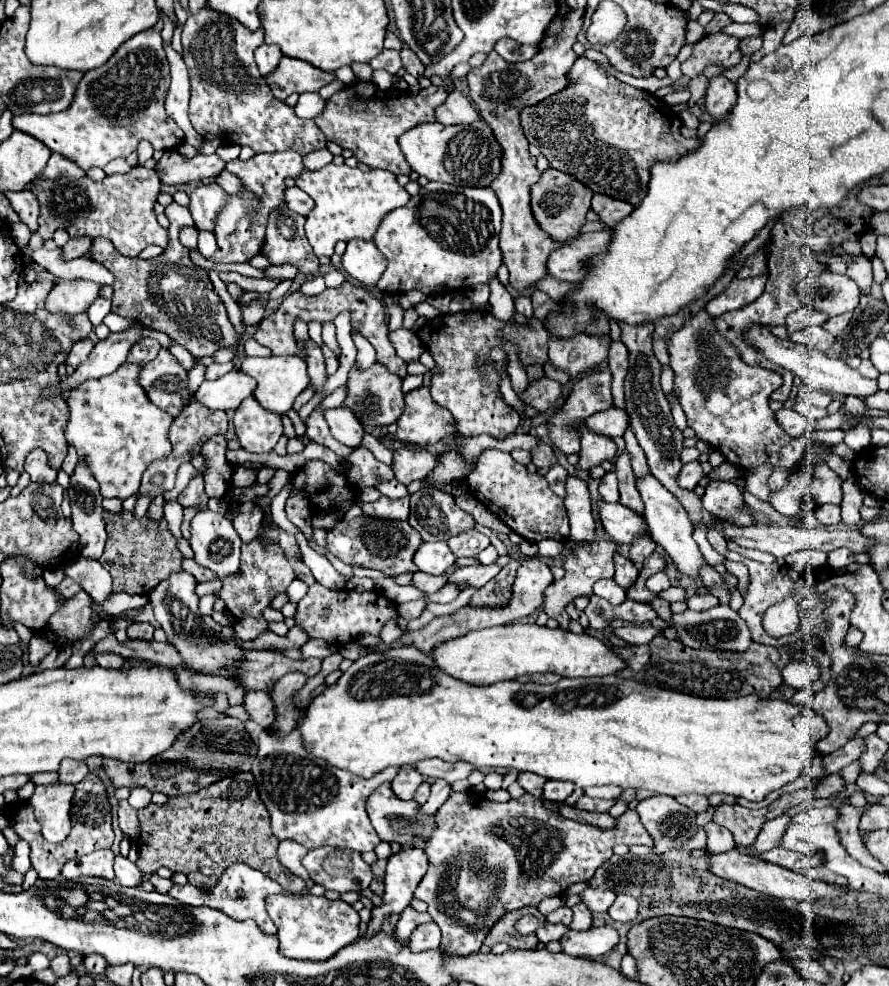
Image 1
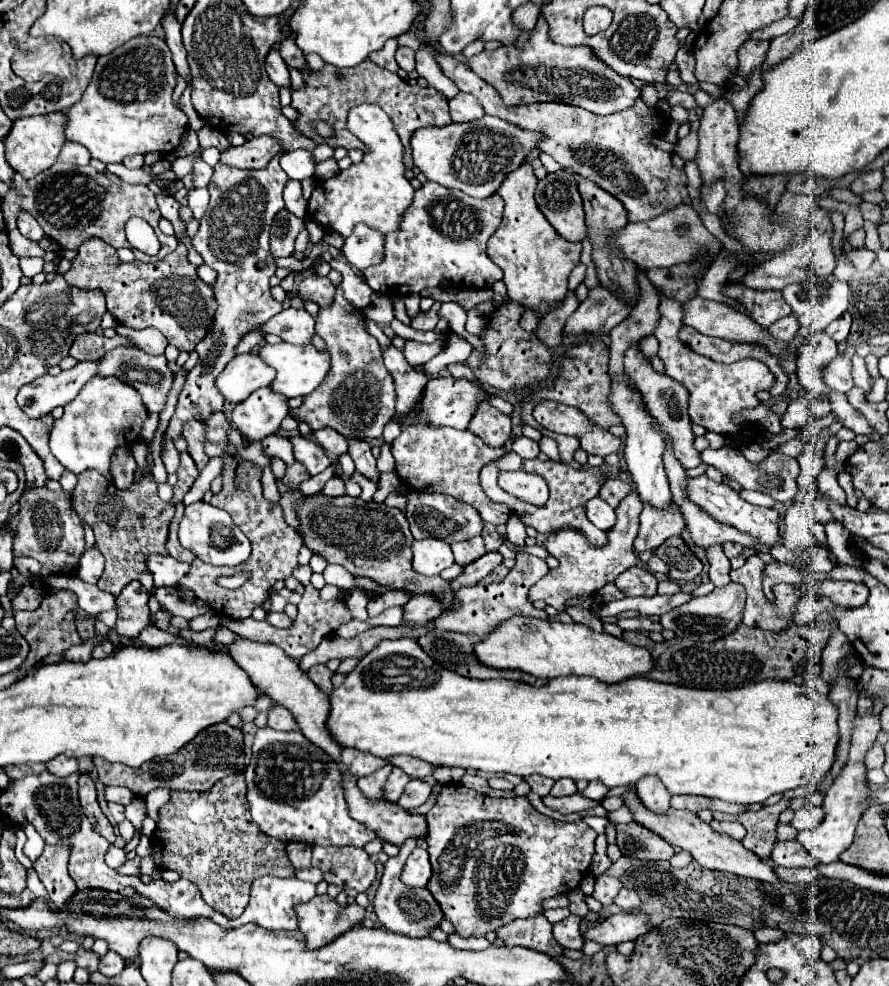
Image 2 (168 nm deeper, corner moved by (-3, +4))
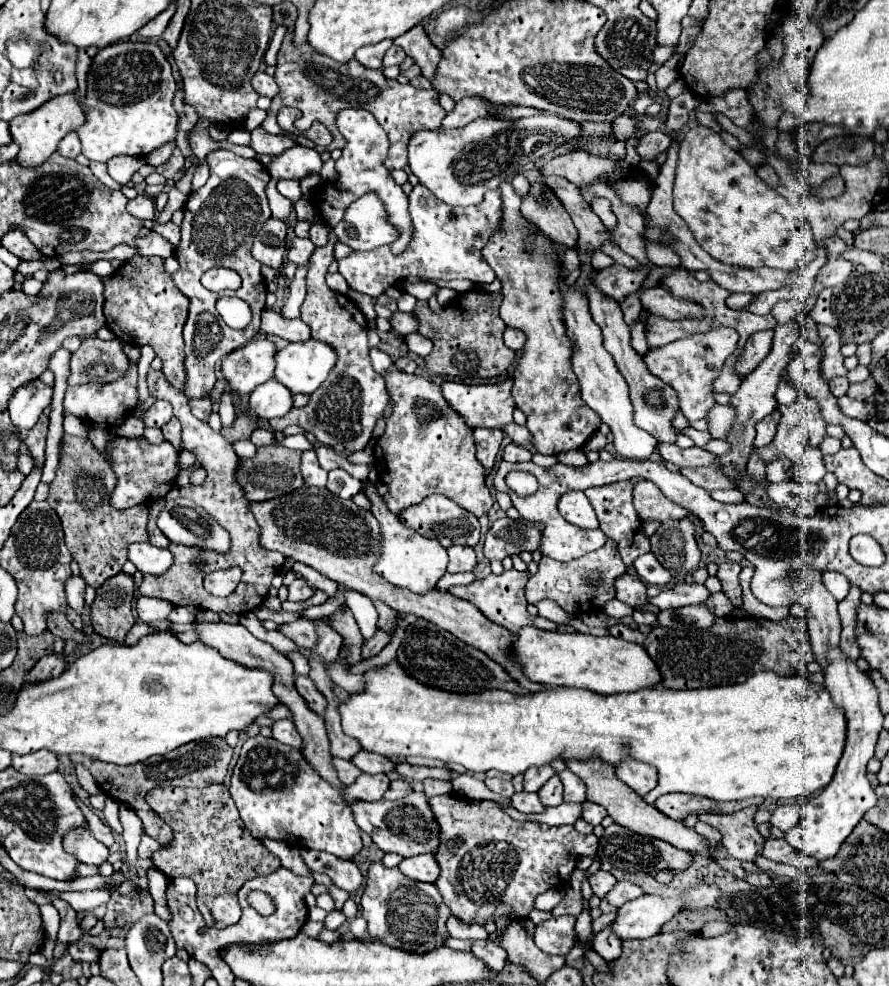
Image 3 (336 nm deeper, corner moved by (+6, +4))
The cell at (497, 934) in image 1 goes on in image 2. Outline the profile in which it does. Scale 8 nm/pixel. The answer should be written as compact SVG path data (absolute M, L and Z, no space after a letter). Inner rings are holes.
M544 914L514 920L506 926L500 926L496 930L496 936L504 940L506 946L524 946L532 948L550 956L560 956L562 948L552 938L552 924L546 920Z

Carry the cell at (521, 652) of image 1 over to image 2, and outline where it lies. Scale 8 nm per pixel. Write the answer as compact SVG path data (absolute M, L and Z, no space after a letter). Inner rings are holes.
M514 616L488 632L484 640L474 644L474 656L480 664L498 670L522 670L538 678L556 676L594 676L602 682L614 684L630 676L642 676L652 666L650 652L626 644L622 638L598 634L584 624L562 624L556 620L538 620L530 616Z

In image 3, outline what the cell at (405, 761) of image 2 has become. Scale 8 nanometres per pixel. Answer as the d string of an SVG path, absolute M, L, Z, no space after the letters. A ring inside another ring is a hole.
M359 750L359 754L355 754L351 758L351 762L365 774L381 774L381 772L389 772L395 770L395 764L389 762L385 756L381 754L373 754L373 752L365 752Z

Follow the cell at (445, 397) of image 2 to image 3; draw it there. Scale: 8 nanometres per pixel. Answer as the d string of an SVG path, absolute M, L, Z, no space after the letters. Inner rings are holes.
M507 378L499 384L465 386L457 382L445 382L441 386L443 396L453 410L467 418L469 426L473 428L501 428L513 422L515 402L511 398L511 388L513 378Z

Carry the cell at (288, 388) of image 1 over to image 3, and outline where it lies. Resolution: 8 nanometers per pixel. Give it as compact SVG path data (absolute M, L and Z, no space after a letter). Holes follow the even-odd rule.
M303 340L279 350L275 378L293 394L313 394L337 364L337 352L321 340Z

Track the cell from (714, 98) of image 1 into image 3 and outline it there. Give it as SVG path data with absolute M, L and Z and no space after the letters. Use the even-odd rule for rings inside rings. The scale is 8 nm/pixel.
M705 126L689 130L681 142L675 186L673 186L673 208L685 220L699 246L723 264L739 268L767 266L767 268L795 272L807 268L815 260L813 232L801 208L797 208L791 200L783 198L779 192L767 186L755 174L755 168L741 154L725 146L721 136Z

